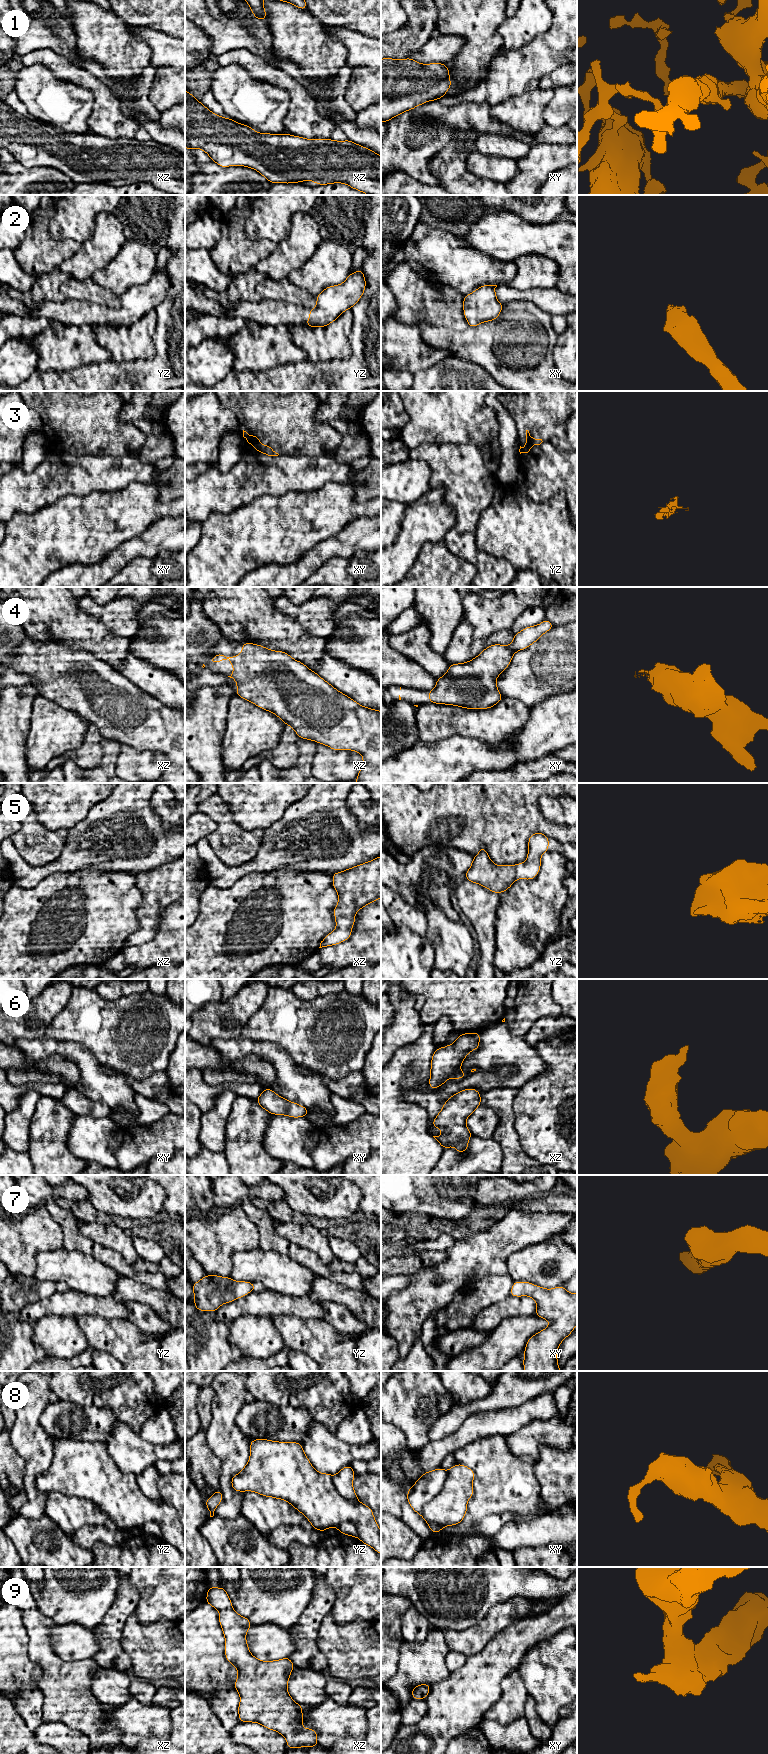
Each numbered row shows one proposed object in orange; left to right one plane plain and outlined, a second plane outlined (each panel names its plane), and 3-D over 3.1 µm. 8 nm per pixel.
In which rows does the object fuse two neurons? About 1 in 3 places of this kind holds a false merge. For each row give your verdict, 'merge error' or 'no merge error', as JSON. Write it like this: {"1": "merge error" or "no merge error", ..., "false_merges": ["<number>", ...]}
{"1": "no merge error", "2": "no merge error", "3": "no merge error", "4": "no merge error", "5": "no merge error", "6": "no merge error", "7": "no merge error", "8": "merge error", "9": "no merge error", "false_merges": ["8"]}

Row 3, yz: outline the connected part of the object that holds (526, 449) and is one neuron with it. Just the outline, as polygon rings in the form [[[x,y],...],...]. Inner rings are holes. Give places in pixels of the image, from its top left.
[[[526,430],[526,445],[524,447],[520,446],[519,452],[528,453],[533,445],[540,445],[542,443],[542,439],[534,439],[530,436],[528,430]]]

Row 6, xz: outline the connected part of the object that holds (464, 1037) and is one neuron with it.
[[[462,1033],[458,1036],[456,1041],[445,1047],[436,1048],[434,1054],[431,1058],[431,1068],[430,1068],[430,1079],[429,1087],[434,1090],[442,1086],[448,1079],[462,1079],[467,1076],[467,1072],[461,1072],[460,1067],[462,1062],[465,1060],[466,1056],[473,1050],[477,1050],[480,1045],[480,1033]]]

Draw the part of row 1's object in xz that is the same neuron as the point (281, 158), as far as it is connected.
[[[185,90],[185,148],[202,149],[221,168],[245,166],[255,169],[271,184],[291,184],[302,181],[314,181],[316,185],[342,183],[367,195],[381,195],[381,156],[371,149],[348,139],[344,141],[331,138],[309,140],[292,134],[259,133],[243,123],[236,123],[231,118],[224,118],[211,112],[187,90]]]

